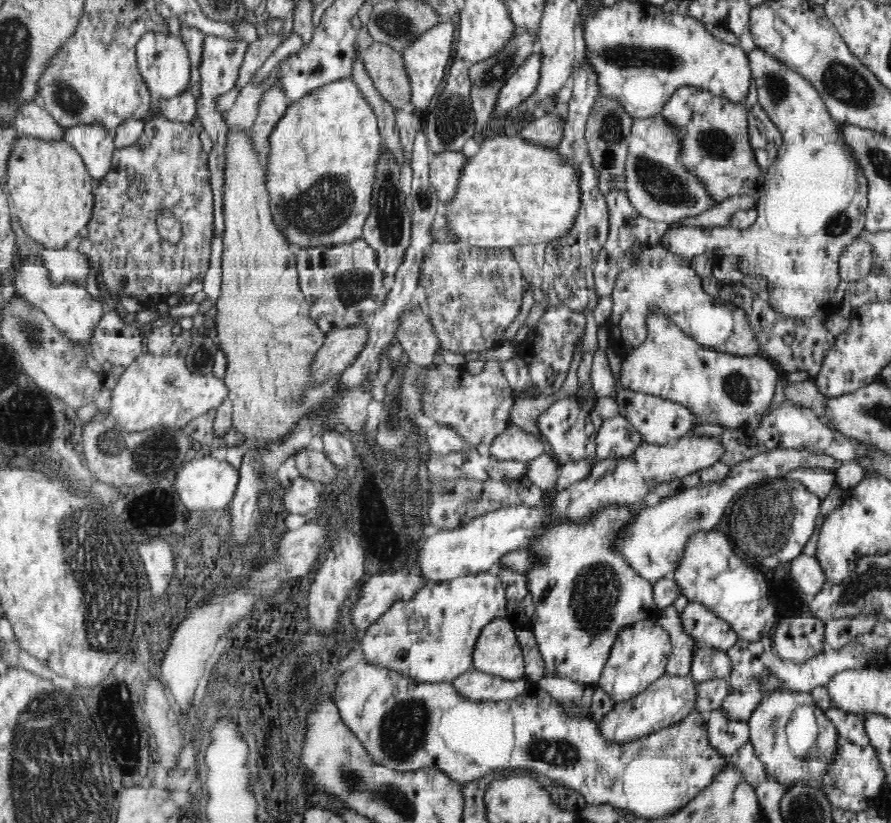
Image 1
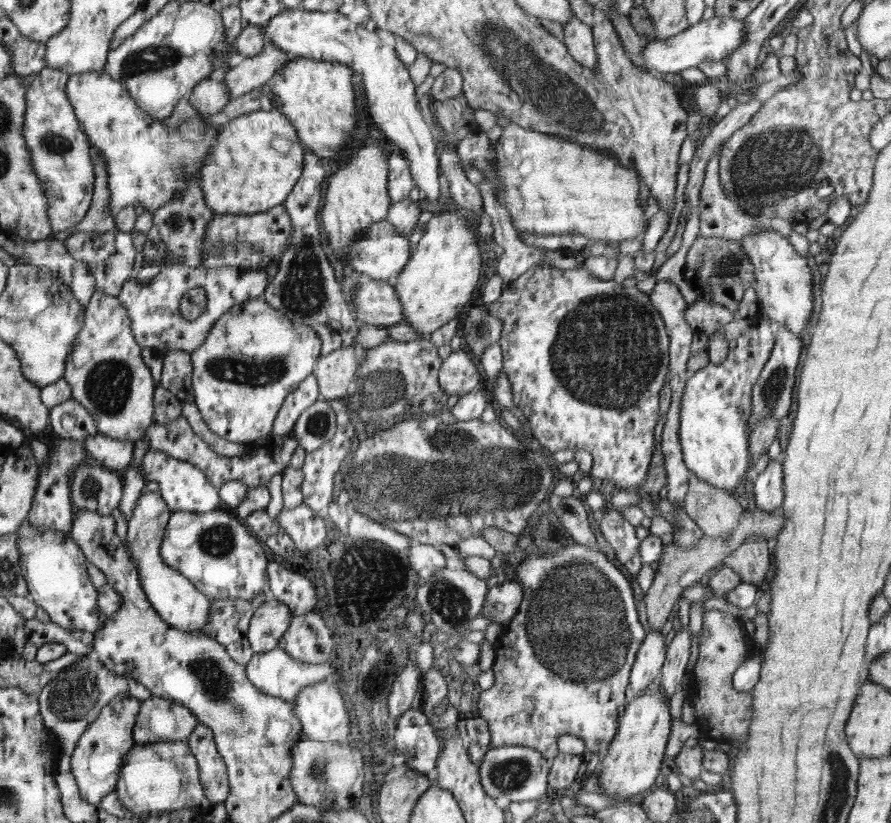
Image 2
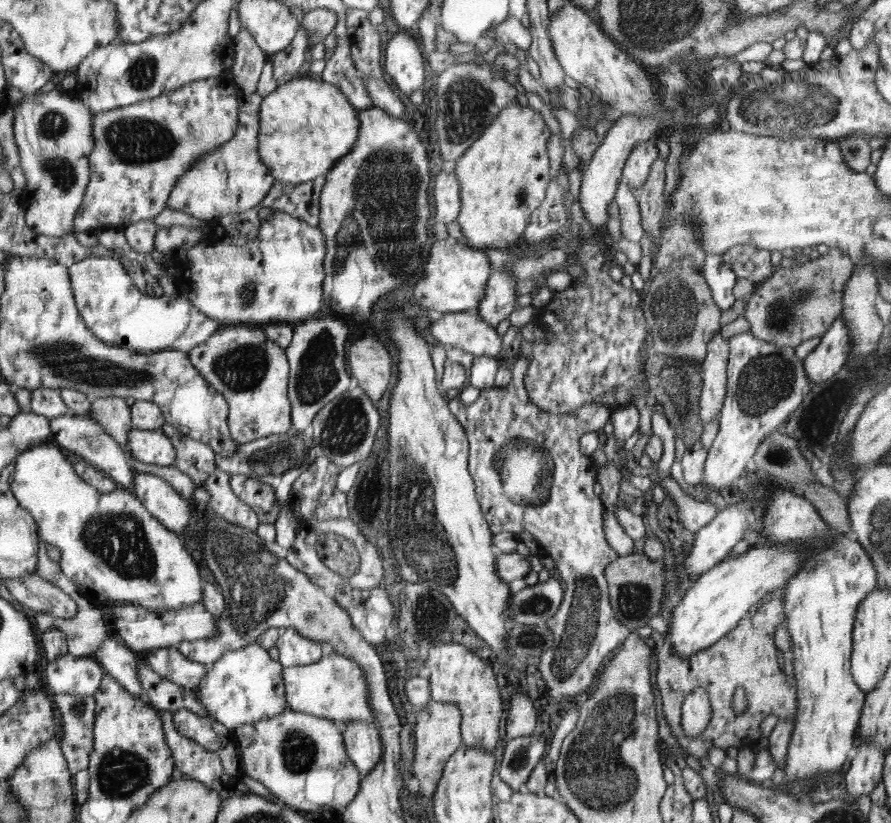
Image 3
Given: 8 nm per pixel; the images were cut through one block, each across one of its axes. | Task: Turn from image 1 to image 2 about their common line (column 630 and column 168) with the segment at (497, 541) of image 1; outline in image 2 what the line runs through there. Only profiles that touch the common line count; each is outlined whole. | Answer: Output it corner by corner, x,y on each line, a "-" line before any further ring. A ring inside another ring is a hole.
149,450
142,459
141,470
147,482
158,482
161,498
172,508
172,512
208,513
220,510
220,489
193,463
171,457
164,451

